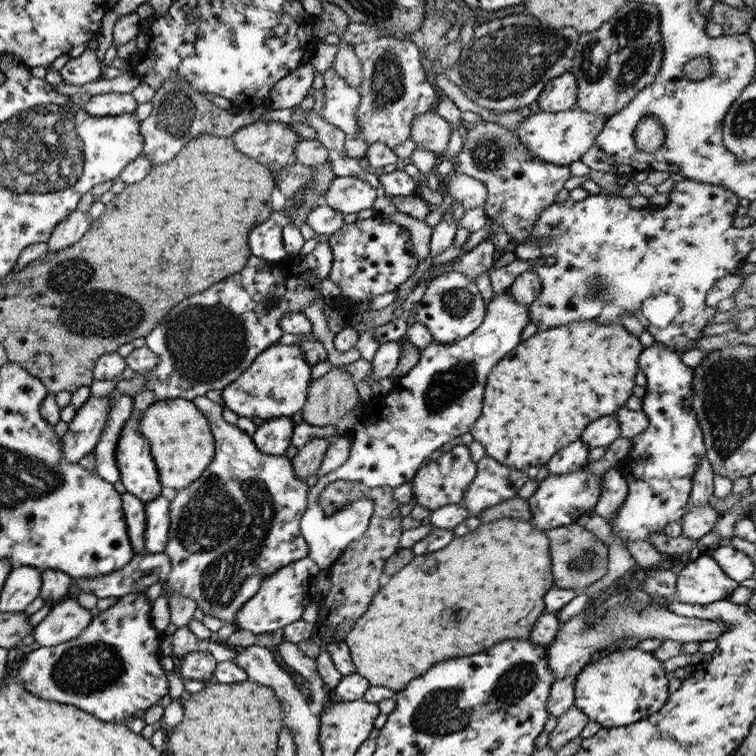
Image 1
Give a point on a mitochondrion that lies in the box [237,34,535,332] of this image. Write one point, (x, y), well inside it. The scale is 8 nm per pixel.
(387, 80)

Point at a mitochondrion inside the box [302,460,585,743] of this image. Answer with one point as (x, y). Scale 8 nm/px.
(446, 708)

